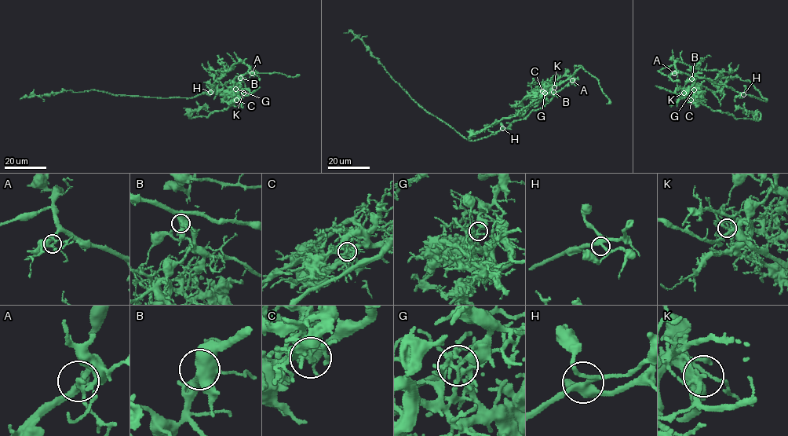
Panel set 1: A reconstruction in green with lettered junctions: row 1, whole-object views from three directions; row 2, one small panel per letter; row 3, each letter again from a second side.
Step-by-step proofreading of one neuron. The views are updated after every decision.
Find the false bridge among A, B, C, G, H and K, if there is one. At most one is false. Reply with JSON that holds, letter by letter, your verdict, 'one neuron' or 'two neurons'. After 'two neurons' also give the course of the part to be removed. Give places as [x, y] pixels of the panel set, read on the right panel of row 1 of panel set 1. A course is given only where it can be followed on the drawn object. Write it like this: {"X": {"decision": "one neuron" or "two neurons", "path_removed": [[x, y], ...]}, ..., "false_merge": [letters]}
{"A": {"decision": "one neuron"}, "B": {"decision": "one neuron"}, "C": {"decision": "one neuron"}, "G": {"decision": "two neurons", "path_removed": [[694, 89], [688, 96], [713, 111], [737, 119], [760, 119], [759, 112], [735, 111]]}, "H": {"decision": "one neuron"}, "K": {"decision": "one neuron"}, "false_merge": ["G"]}

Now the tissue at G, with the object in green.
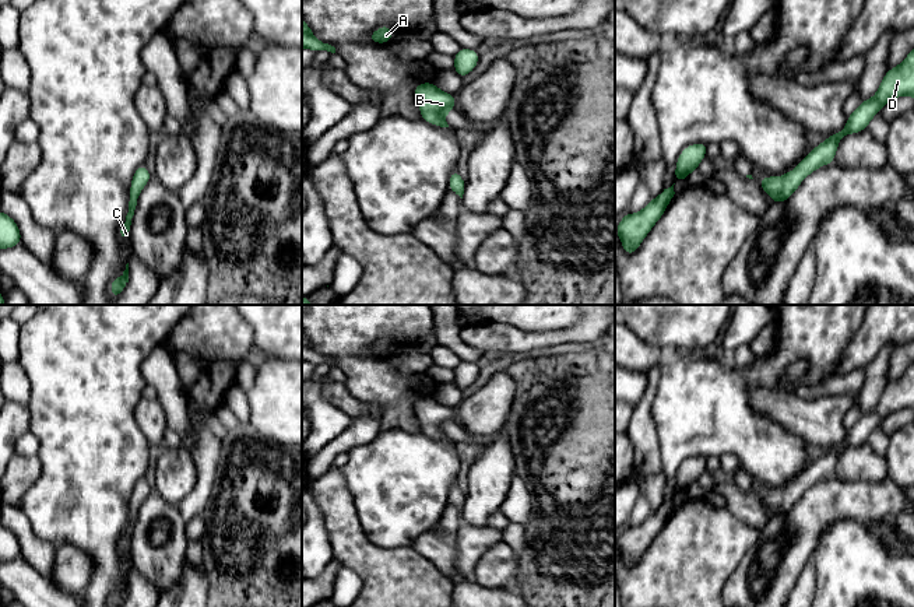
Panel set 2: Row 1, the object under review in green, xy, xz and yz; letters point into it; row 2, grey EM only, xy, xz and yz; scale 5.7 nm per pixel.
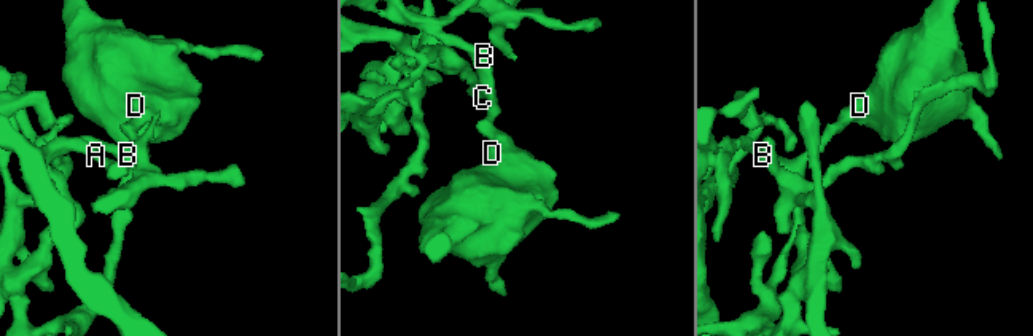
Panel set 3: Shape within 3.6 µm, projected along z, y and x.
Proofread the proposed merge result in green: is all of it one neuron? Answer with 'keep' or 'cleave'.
cleave

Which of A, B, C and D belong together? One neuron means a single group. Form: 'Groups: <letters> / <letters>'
Groups: A B C / D

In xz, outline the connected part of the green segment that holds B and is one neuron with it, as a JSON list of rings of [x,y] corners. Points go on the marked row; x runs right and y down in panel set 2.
[[[421,83],[414,88],[414,98],[425,122],[433,126],[449,127],[443,116],[453,112],[454,95],[439,90],[435,83]]]

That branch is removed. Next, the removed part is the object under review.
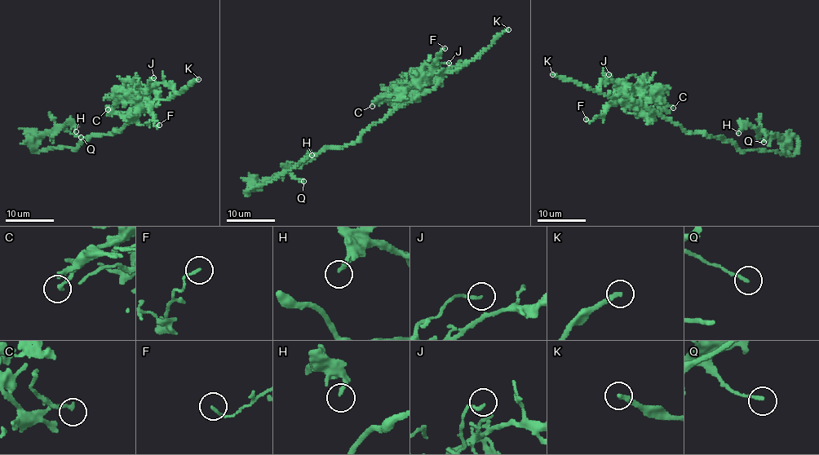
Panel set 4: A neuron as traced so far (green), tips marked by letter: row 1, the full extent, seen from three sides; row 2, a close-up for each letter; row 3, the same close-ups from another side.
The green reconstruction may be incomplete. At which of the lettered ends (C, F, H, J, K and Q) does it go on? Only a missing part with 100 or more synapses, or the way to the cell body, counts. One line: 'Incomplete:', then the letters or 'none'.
Incomplete: K

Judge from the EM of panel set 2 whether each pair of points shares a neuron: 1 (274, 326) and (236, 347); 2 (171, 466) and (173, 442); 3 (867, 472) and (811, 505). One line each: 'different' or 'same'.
1: different
2: different
3: different

